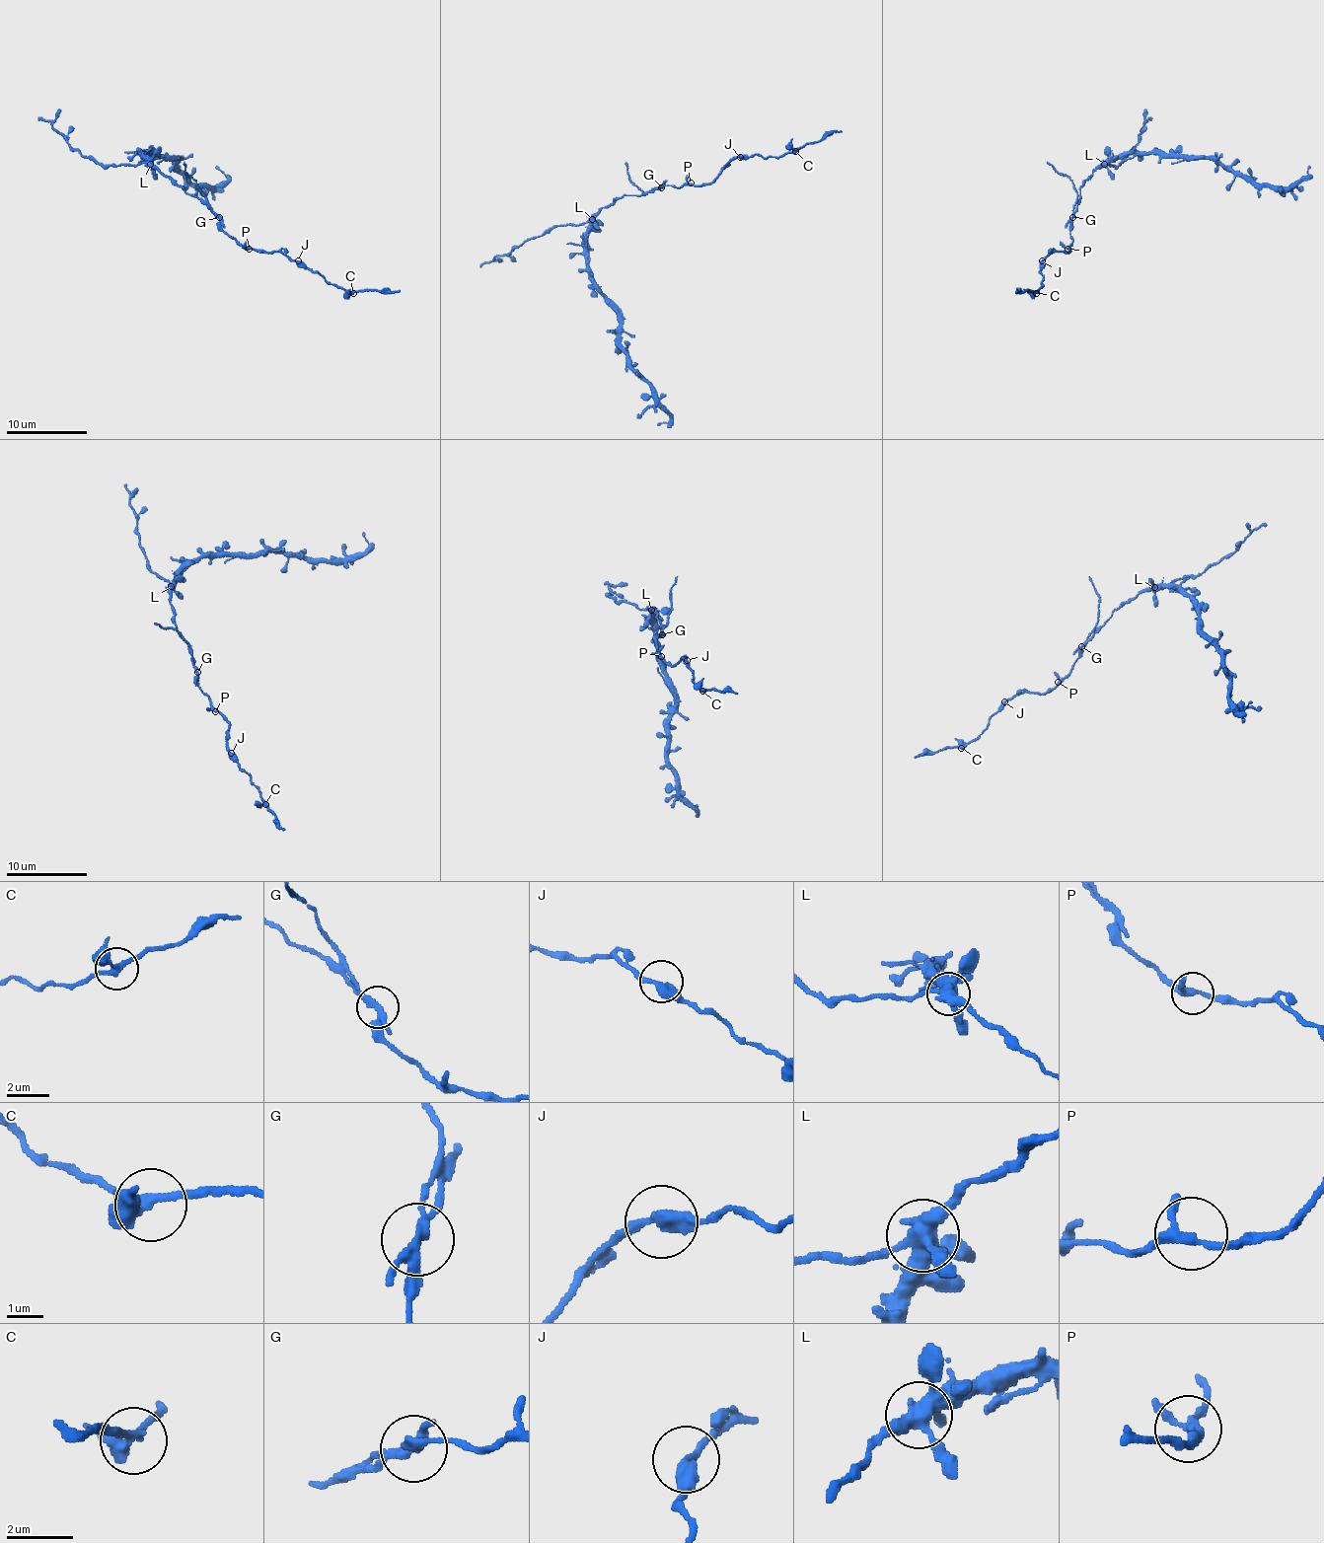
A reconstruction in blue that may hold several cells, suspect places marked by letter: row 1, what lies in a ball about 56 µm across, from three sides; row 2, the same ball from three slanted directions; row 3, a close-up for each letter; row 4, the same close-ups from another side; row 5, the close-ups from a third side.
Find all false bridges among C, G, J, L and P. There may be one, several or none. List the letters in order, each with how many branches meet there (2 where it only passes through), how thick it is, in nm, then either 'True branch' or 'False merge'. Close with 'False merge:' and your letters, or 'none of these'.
C: Branches: 3. Thickness 280 nm. True branch
G: Branches: 3. Thickness 280 nm. False merge
J: Branches: 2. Thickness 380 nm. True branch
L: Branches: 5. Thickness 460 nm. False merge
P: Branches: 3. Thickness 240 nm. True branch
False merge: G, L

